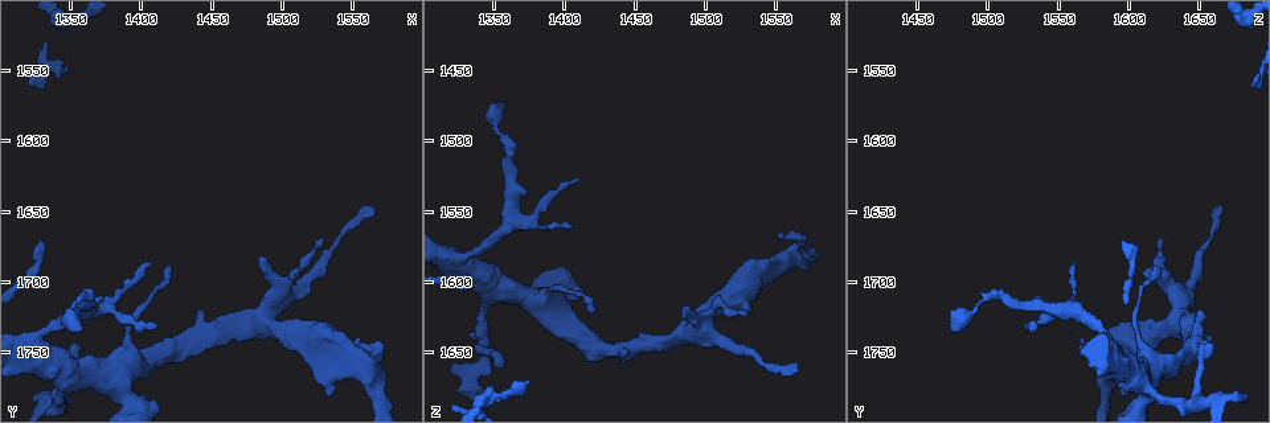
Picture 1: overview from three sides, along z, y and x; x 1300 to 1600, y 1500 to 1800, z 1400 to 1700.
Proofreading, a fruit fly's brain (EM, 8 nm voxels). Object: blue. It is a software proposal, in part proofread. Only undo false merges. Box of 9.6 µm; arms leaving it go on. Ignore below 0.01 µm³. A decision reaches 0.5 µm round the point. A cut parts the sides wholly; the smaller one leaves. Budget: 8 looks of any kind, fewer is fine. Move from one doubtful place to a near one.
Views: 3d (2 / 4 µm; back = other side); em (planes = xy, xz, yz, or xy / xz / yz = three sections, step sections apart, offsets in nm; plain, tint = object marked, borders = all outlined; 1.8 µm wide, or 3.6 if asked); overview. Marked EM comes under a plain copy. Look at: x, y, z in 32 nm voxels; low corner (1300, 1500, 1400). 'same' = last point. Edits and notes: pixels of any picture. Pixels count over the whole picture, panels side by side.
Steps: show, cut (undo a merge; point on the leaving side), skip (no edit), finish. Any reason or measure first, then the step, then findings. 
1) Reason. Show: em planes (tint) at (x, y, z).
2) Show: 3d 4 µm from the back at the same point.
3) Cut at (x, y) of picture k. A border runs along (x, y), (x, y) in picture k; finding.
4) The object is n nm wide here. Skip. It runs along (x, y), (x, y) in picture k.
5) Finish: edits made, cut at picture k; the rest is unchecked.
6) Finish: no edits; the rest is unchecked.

Sudden change in width. Show: 3d 4 µm at (1324, 1744, 1586).

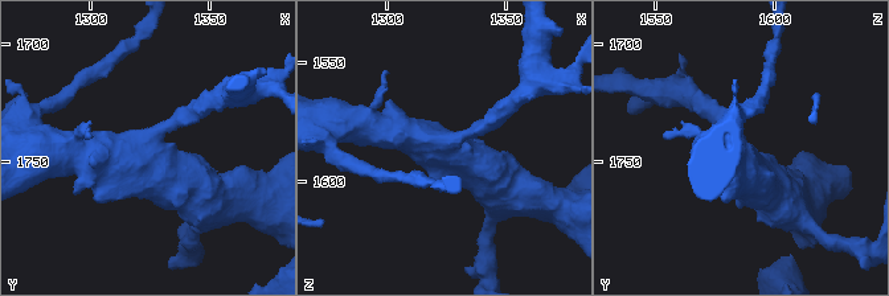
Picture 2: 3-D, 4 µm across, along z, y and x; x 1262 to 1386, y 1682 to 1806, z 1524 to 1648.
3 arms meet here; the arms are 220, 480, 650 nm wide; now the EM. Show: em planes (tint) at (1324, 1744, 1586).

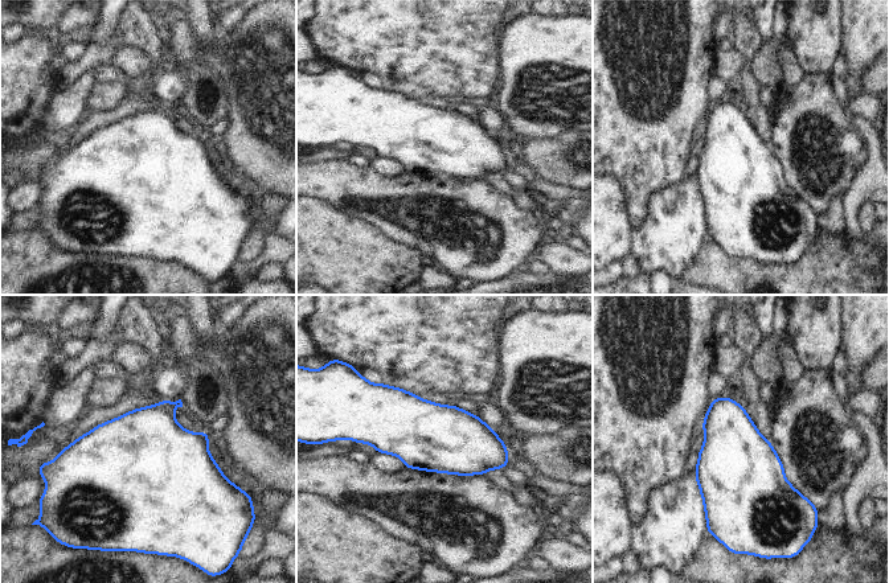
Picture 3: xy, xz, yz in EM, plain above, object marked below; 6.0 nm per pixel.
Skip. One neuron here.

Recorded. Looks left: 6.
Calibre changes. Show: 3d 4 µm from the back at (1388, 1702, 1564).

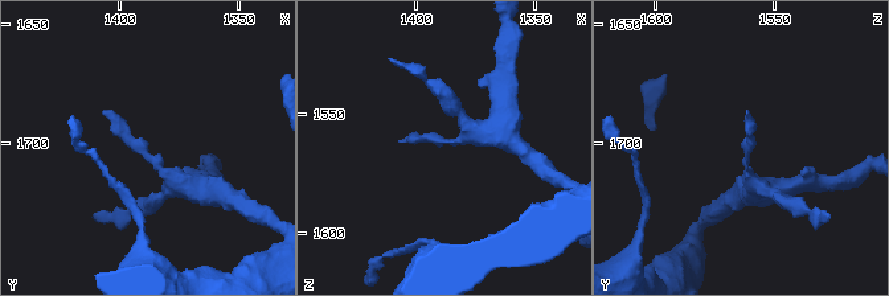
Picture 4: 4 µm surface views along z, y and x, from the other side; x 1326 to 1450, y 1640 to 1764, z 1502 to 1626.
Now the EM. Show: em planes (tint) at (1390, 1702, 1561).

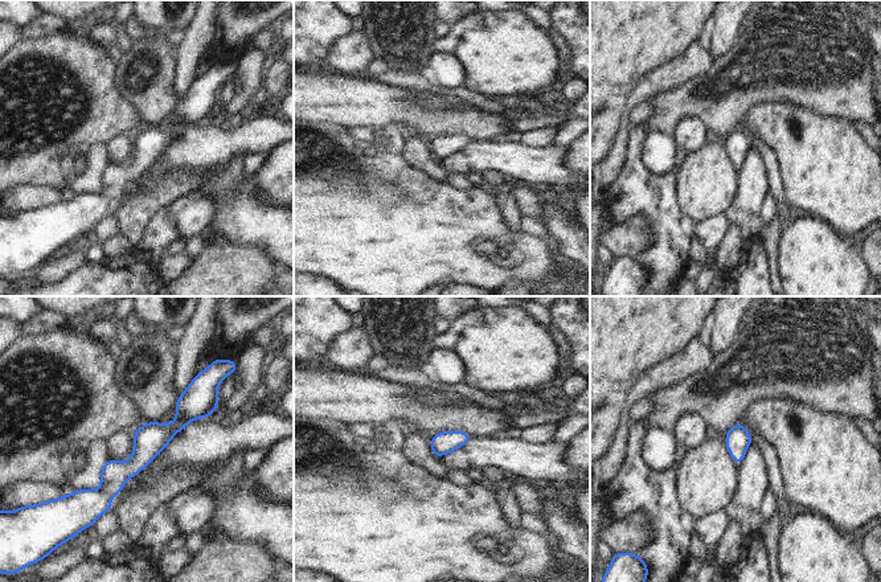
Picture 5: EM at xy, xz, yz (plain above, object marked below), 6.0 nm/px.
Skip. It runs along (213, 404), (85, 495) in picture 5; one neuron here.

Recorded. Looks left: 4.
Show: em xy step 8 (tint) at (1334, 1782, 1672).

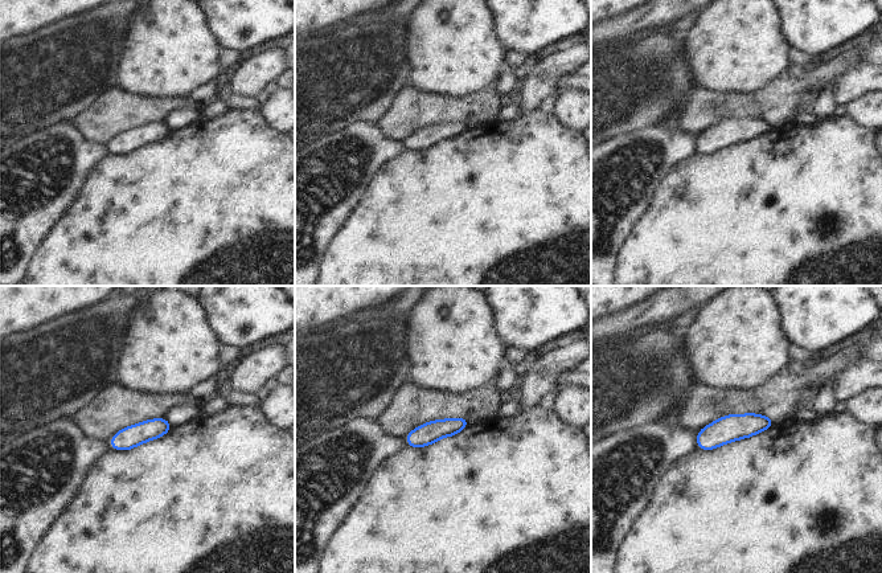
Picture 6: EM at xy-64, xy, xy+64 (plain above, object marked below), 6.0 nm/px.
Another direction. Show: em planes (tint) at the same point.

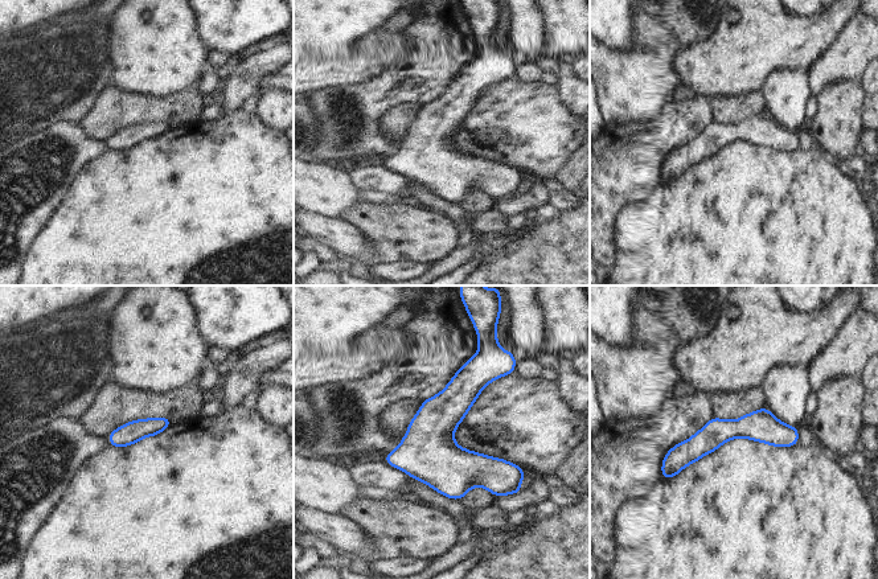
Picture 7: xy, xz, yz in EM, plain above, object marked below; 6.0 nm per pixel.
The object is 130 nm wide here. Skip. It runs along (795, 432), (717, 431), (665, 464) in picture 7; all the same neuron.

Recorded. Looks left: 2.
Finish: no edits; the rest is unchecked.

